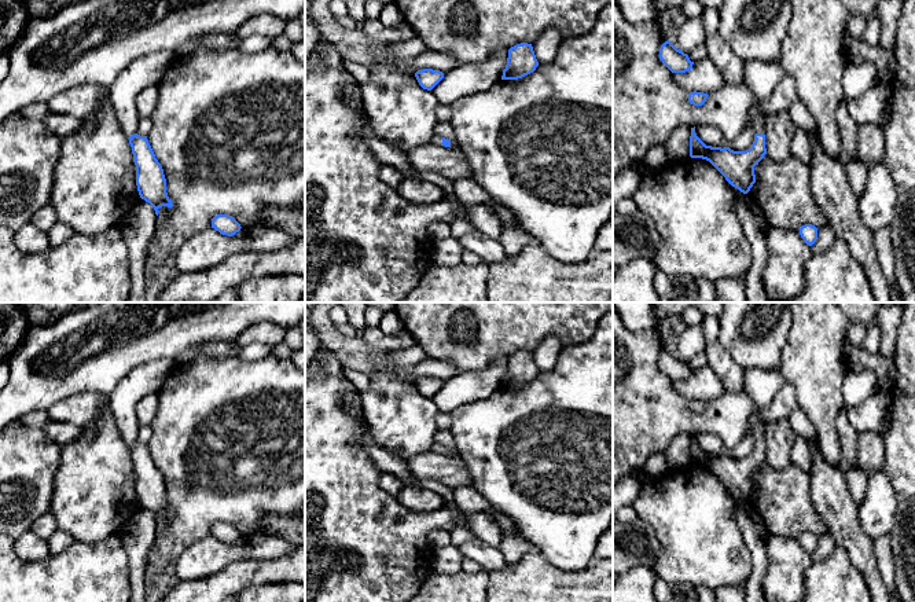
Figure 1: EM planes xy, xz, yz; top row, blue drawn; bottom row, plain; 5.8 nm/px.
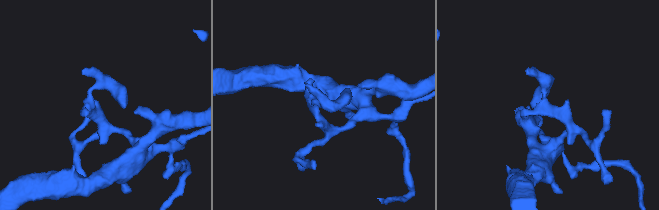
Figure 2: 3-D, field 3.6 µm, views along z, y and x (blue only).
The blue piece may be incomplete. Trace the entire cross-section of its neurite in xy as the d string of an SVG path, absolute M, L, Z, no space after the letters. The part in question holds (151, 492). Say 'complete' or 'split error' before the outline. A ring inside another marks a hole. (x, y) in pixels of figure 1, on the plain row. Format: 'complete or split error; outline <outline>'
split error; outline M158 359L139 366L124 377L107 396L118 430L132 455L139 503L154 515L157 524L159 515L172 515L173 511L166 500L163 477L155 466L147 444L136 441L140 425L135 407L143 397L157 393L174 367L176 361L172 359Z

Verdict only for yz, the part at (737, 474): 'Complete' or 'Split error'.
Split error

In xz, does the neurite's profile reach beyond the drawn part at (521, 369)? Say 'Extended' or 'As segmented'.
As segmented

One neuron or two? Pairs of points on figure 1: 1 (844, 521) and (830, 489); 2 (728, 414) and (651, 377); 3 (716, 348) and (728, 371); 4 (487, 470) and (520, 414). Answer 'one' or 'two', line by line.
1: one
2: one
3: one
4: one

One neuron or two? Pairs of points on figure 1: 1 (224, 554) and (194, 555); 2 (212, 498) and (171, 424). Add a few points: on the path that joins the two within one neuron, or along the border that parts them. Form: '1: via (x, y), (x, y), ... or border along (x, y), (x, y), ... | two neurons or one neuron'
1: via (217, 554), (201, 555) | one neuron
2: via (188, 494), (183, 488), (179, 447) | one neuron

